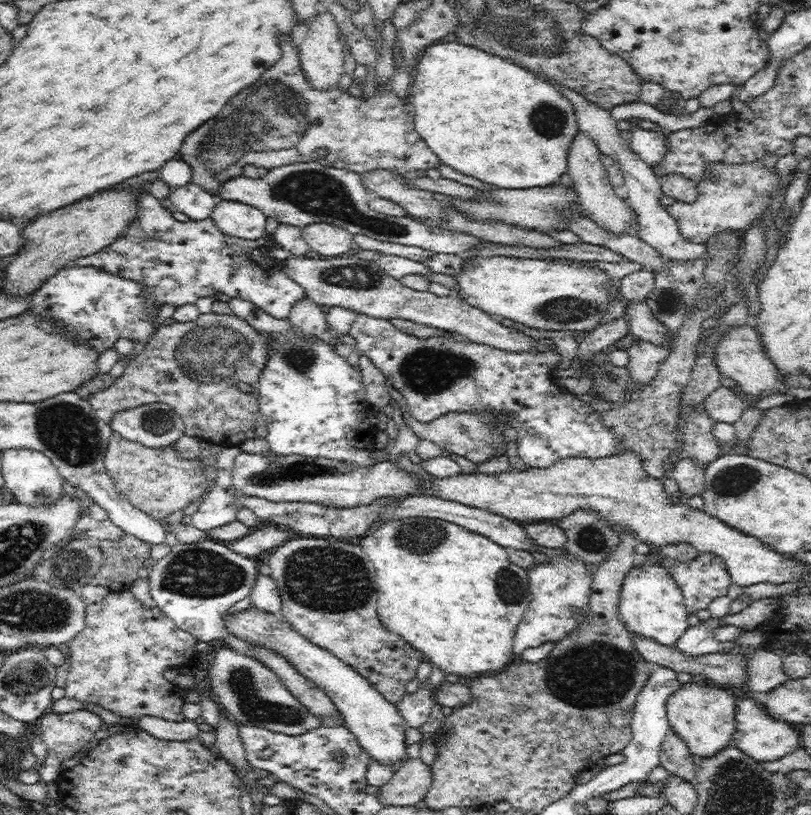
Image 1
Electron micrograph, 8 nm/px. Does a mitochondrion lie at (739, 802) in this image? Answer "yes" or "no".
yes

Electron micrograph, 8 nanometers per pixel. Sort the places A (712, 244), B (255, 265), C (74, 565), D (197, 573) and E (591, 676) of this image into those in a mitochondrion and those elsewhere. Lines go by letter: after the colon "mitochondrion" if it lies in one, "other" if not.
A: mitochondrion
B: other
C: mitochondrion
D: mitochondrion
E: mitochondrion

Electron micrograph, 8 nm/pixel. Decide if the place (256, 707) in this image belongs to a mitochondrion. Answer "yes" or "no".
yes

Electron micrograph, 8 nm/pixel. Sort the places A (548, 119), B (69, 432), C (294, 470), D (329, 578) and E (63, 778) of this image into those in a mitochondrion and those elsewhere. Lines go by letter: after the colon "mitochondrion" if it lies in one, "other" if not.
A: mitochondrion
B: mitochondrion
C: mitochondrion
D: mitochondrion
E: other

